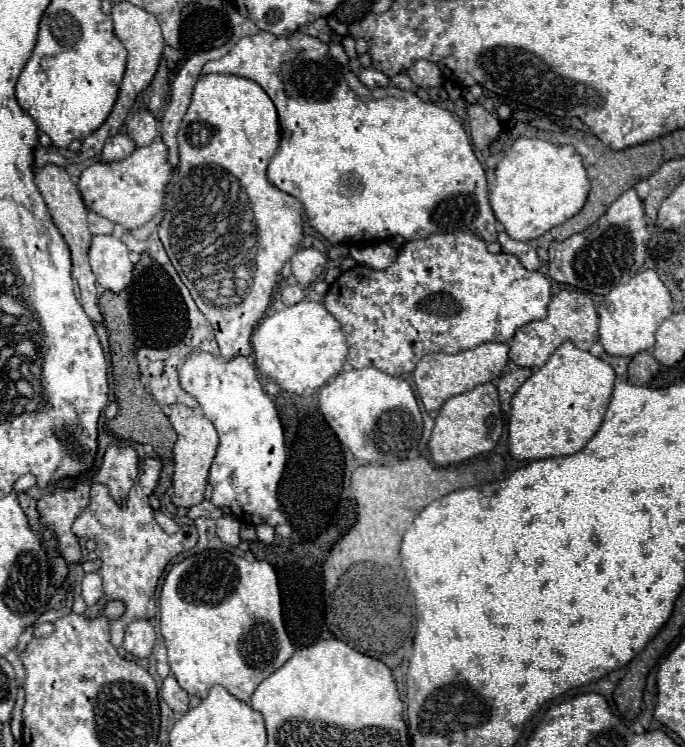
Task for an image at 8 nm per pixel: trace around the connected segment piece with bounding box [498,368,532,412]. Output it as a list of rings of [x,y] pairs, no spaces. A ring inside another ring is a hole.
[[[518,368],[514,372],[508,372],[500,378],[498,382],[498,394],[500,394],[500,404],[504,412],[510,412],[510,400],[516,394],[516,390],[526,382],[526,378],[532,374],[530,368]]]

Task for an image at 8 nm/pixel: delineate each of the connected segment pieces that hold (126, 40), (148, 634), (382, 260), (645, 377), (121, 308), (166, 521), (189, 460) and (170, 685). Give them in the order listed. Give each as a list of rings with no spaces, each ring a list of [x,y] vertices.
[[[118,2],[112,6],[112,20],[114,20],[114,34],[118,36],[118,40],[124,44],[124,48],[128,50],[128,60],[126,60],[126,72],[124,72],[124,80],[120,84],[120,92],[118,92],[118,98],[116,98],[116,104],[108,116],[108,120],[94,132],[90,134],[84,142],[82,142],[82,148],[78,152],[78,160],[86,160],[86,158],[92,158],[96,154],[102,152],[102,146],[104,142],[112,136],[112,134],[118,134],[122,124],[124,124],[124,118],[128,114],[128,110],[134,106],[136,102],[136,96],[152,82],[154,74],[156,74],[156,68],[158,68],[158,62],[160,62],[160,56],[162,56],[162,48],[164,48],[164,38],[162,38],[162,32],[160,32],[160,26],[158,26],[158,20],[148,14],[146,10],[140,10],[136,6],[132,6],[130,2]]]
[[[132,620],[126,626],[124,634],[124,650],[136,658],[148,658],[154,646],[156,634],[148,620]]]
[[[386,242],[370,244],[370,246],[352,246],[350,258],[354,258],[358,264],[364,264],[374,270],[384,270],[396,260],[396,250],[390,248]]]
[[[640,352],[636,356],[632,356],[630,364],[628,364],[628,382],[630,384],[648,384],[652,380],[652,376],[658,372],[660,364],[652,358],[652,354],[648,352]]]
[[[104,292],[98,300],[100,312],[104,316],[104,326],[110,340],[110,358],[136,358],[134,332],[128,322],[128,302],[124,302],[124,292]]]
[[[154,512],[154,518],[156,518],[156,522],[160,524],[160,528],[162,528],[164,532],[168,532],[168,534],[178,532],[178,528],[180,528],[174,518],[168,518],[168,516],[164,516],[162,512]]]
[[[182,404],[172,406],[170,422],[178,434],[178,440],[174,444],[174,478],[172,478],[174,496],[172,496],[172,504],[176,508],[180,508],[180,506],[190,508],[190,506],[196,506],[204,500],[206,478],[208,478],[208,470],[210,470],[212,458],[218,448],[218,436],[216,436],[214,424],[208,418],[204,418],[202,414],[194,414],[194,410],[190,410]]]
[[[168,674],[168,678],[164,678],[162,682],[162,698],[164,702],[176,712],[176,714],[184,714],[188,710],[188,694],[180,688],[180,684],[176,682],[176,678],[172,674]]]

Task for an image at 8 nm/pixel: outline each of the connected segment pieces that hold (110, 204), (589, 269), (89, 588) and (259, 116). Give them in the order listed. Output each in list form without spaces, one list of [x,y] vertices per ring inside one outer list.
[[[156,140],[150,146],[136,148],[120,162],[98,162],[82,170],[78,192],[88,210],[108,218],[114,224],[134,230],[144,226],[164,204],[164,186],[172,180],[172,166],[166,162],[166,146]]]
[[[626,190],[618,200],[612,202],[608,212],[600,216],[588,230],[574,234],[562,242],[552,242],[548,248],[548,272],[550,278],[560,284],[570,284],[592,294],[608,294],[618,284],[628,282],[636,274],[646,256],[646,244],[650,240],[644,222],[644,204],[636,190]]]
[[[84,574],[82,578],[82,598],[86,600],[88,606],[96,604],[102,598],[102,578],[100,574]]]
[[[224,74],[198,76],[190,106],[178,130],[180,164],[158,234],[196,306],[212,324],[220,354],[226,360],[250,356],[252,330],[264,318],[278,274],[284,262],[290,260],[302,244],[302,202],[274,188],[266,178],[266,166],[276,154],[278,142],[280,128],[276,108],[254,80]]]

